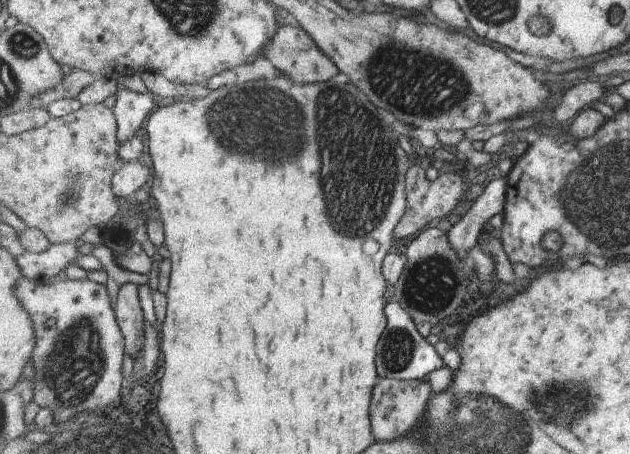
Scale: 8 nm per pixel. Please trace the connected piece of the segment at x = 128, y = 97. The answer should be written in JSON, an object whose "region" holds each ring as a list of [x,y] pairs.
{"region":[[[128,89],[119,90],[116,94],[116,105],[114,113],[118,121],[119,146],[131,138],[137,136],[137,130],[145,122],[143,119],[148,118],[151,112],[154,112],[155,102],[153,102],[153,93],[147,90],[144,94],[129,91]]]}

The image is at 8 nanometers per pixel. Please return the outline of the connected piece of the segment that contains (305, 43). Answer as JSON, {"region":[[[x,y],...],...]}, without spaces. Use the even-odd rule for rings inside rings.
{"region":[[[281,26],[276,37],[264,51],[265,58],[275,66],[281,74],[292,77],[297,85],[302,83],[319,83],[328,81],[340,73],[340,68],[321,48],[313,41],[313,38],[301,26]]]}

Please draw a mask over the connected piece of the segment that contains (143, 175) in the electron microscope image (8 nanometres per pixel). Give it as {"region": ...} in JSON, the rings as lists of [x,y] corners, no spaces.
{"region":[[[120,162],[113,176],[113,192],[119,200],[134,198],[139,190],[150,186],[152,172],[141,162]]]}

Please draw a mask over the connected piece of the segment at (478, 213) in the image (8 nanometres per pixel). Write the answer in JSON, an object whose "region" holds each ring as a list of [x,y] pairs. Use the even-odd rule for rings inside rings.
{"region":[[[505,175],[491,181],[483,193],[473,202],[465,216],[451,227],[448,232],[450,246],[457,253],[468,254],[478,246],[483,234],[483,226],[493,216],[506,211],[508,180]]]}

